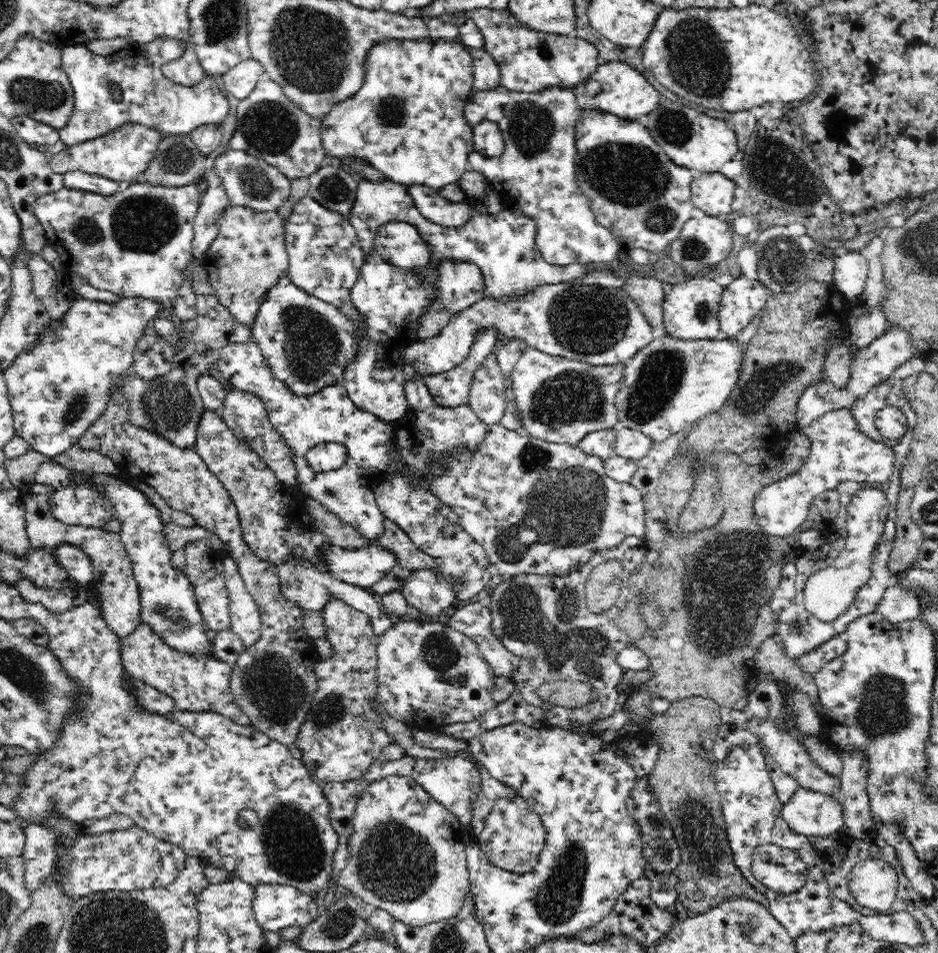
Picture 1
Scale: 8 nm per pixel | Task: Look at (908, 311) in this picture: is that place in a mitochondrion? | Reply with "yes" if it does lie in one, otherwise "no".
no

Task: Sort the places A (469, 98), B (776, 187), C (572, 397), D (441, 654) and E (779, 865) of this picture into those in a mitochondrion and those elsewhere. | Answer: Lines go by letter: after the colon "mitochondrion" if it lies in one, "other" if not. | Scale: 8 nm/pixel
A: other
B: mitochondrion
C: mitochondrion
D: mitochondrion
E: other

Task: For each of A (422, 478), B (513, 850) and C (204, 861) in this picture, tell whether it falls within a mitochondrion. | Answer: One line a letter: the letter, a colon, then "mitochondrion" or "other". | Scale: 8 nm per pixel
A: other
B: other
C: other

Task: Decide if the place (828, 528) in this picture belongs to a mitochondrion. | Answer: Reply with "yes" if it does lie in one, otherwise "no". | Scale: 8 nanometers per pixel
no

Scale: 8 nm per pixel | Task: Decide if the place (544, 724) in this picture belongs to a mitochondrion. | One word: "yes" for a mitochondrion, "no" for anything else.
no

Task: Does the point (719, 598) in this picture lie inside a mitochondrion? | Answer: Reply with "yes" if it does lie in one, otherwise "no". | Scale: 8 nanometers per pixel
yes

